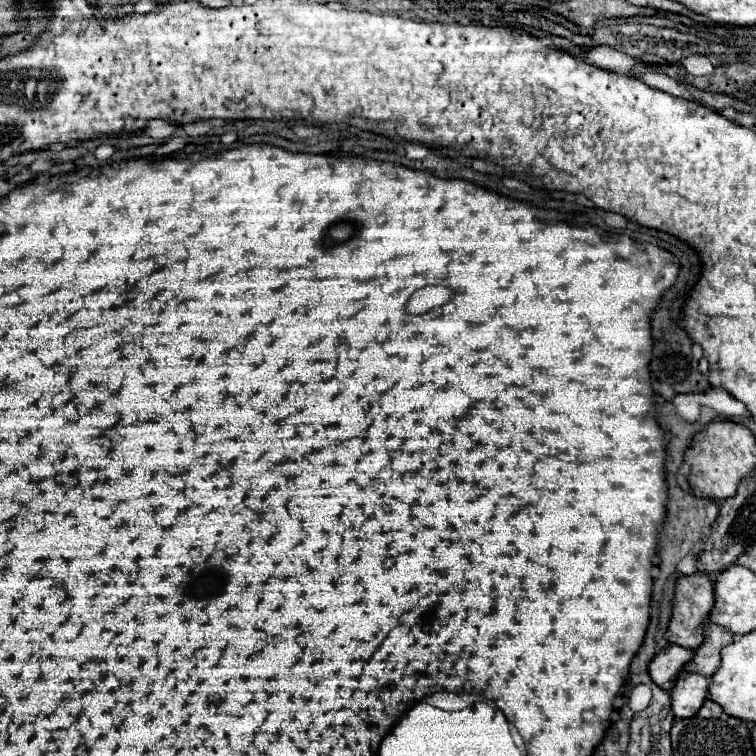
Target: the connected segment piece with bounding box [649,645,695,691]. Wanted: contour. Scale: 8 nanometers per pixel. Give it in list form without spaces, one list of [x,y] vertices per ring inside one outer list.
[[[669,645],[661,653],[657,653],[655,659],[649,663],[649,675],[661,689],[671,691],[681,667],[685,663],[689,663],[693,657],[695,657],[693,649],[685,649],[685,647],[679,647],[679,645]]]

